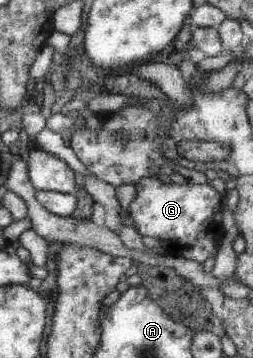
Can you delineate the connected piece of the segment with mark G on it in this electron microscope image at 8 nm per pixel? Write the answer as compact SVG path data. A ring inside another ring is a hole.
M157 176L141 178L135 184L136 197L131 201L128 208L128 215L135 220L135 228L142 235L155 237L172 251L189 249L189 259L205 263L209 257L217 253L217 243L222 241L225 233L219 233L223 211L223 194L217 193L211 184L177 184L175 182L164 183Z

